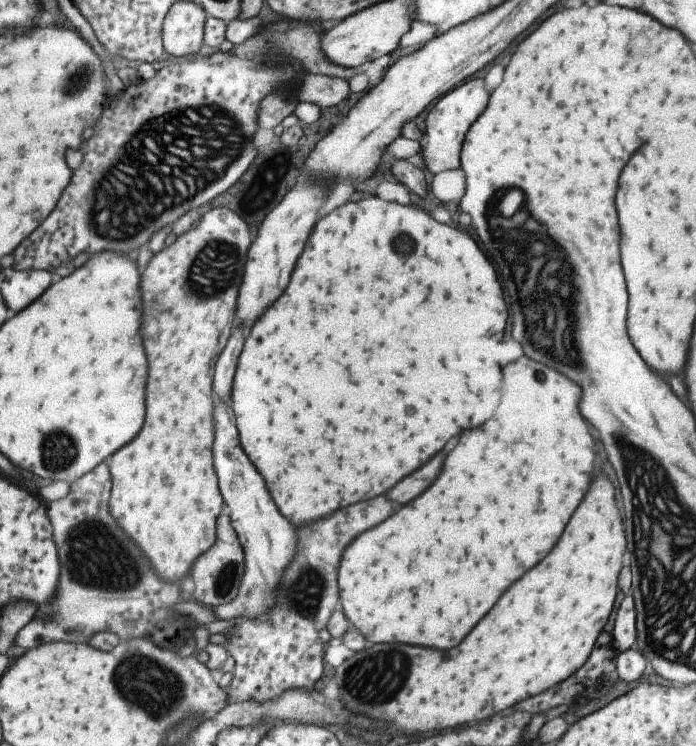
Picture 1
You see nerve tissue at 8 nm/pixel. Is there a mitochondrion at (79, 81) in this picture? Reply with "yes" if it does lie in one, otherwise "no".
yes

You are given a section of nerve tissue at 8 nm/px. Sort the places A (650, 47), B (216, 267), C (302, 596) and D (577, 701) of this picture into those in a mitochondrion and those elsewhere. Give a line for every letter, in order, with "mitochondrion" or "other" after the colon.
A: other
B: mitochondrion
C: mitochondrion
D: other

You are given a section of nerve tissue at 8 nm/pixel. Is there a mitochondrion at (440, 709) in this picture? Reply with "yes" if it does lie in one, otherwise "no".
no

